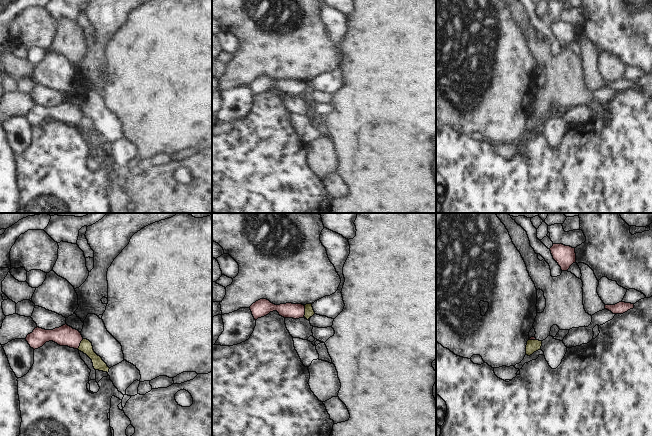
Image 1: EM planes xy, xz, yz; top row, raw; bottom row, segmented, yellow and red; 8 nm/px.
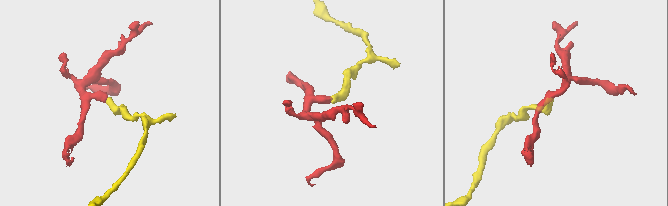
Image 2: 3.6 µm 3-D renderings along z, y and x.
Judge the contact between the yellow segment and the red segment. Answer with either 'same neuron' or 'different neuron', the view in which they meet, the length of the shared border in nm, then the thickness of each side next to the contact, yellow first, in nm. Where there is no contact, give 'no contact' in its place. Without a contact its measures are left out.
different neuron; contact in xz; length 100 nm; calibres 80 and 120 nm

